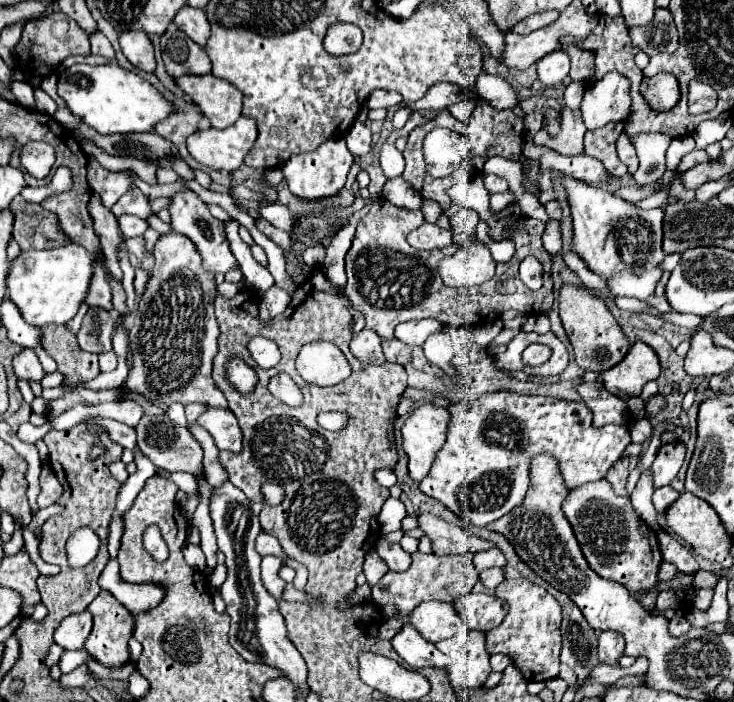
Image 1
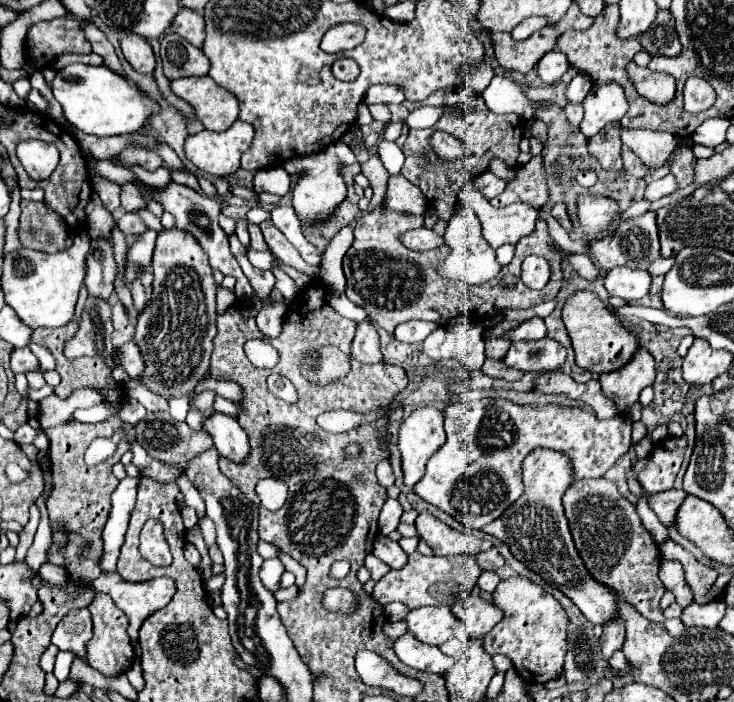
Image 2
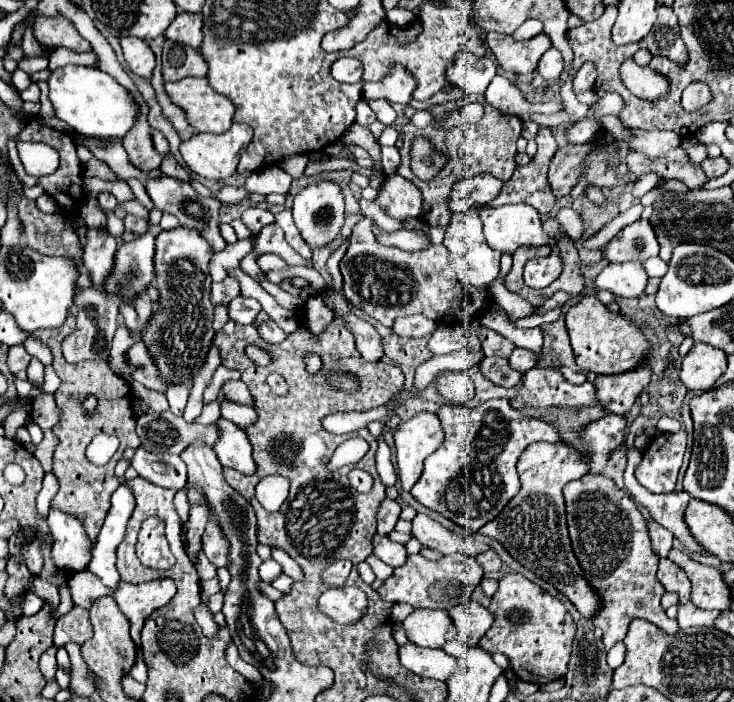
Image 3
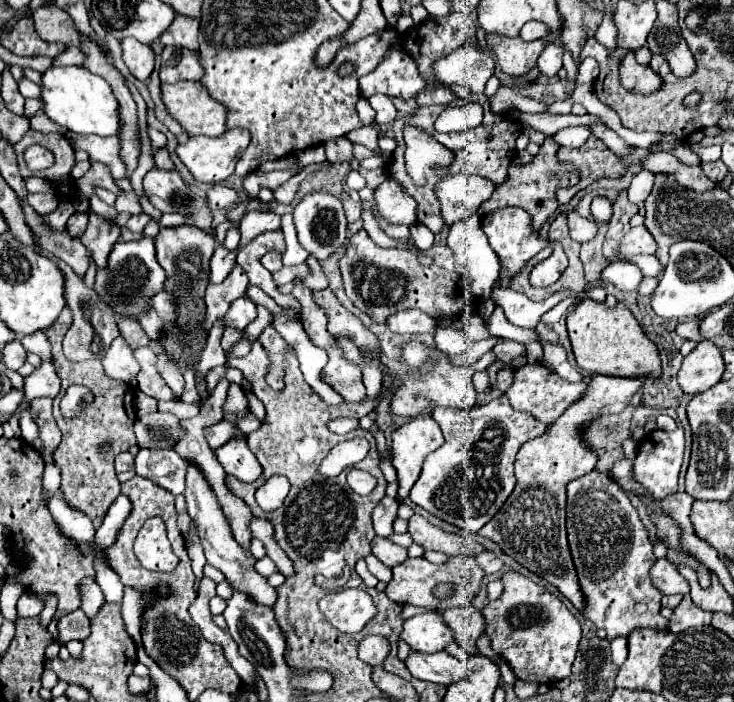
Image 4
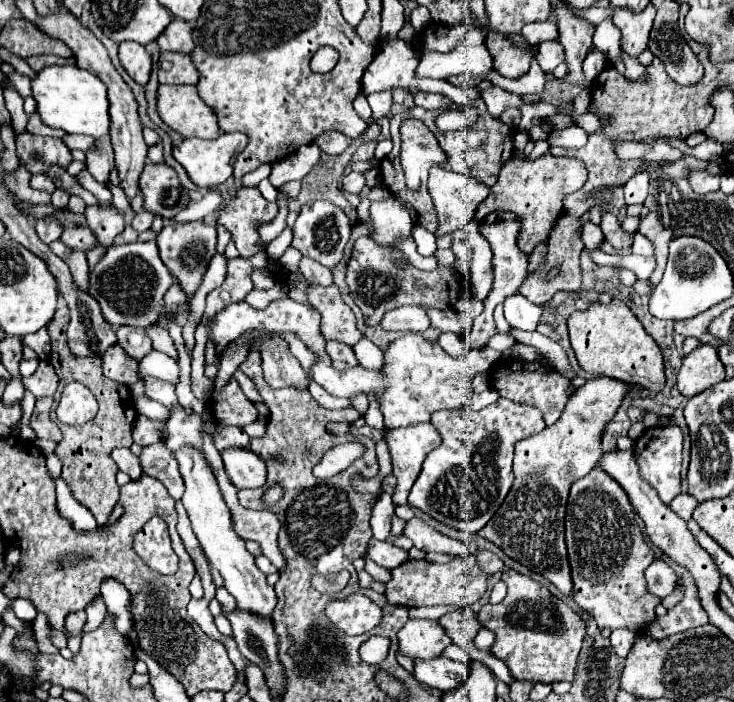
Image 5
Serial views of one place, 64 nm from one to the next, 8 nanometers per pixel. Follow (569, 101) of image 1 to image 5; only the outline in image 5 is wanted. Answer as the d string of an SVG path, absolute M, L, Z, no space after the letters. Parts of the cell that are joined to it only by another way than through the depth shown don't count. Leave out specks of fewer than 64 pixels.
M592 50L592 52L588 54L588 58L584 60L584 76L592 82L592 80L606 68L606 64L608 64L606 54L600 52L600 50Z

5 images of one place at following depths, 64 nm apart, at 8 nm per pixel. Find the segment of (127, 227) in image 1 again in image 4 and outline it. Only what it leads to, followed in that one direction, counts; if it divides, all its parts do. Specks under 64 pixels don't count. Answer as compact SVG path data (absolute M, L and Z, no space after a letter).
M142 212L142 214L136 214L136 216L132 216L130 220L128 220L128 228L132 230L132 232L136 232L136 234L142 234L142 230L144 230L144 226L150 222L152 218L146 214L146 212Z

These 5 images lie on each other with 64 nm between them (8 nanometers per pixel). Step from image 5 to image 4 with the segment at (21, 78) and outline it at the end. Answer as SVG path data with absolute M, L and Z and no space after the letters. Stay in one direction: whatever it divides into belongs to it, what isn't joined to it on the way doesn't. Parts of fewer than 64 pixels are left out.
M22 78L22 80L18 82L18 88L20 88L20 94L22 94L24 98L38 98L38 94L40 94L38 84L30 82L28 78Z

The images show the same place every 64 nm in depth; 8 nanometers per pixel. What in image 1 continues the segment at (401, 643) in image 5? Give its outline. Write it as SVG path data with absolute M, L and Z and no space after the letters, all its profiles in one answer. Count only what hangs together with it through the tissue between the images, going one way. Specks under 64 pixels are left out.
M422 602L410 612L408 618L420 636L432 644L454 636L462 626L460 616L448 602Z

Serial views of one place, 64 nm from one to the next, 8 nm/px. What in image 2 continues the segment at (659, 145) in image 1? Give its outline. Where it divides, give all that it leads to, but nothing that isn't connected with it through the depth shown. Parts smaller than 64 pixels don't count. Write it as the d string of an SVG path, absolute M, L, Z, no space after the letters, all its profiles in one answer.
M620 126L620 140L628 146L636 156L642 158L650 172L660 168L666 158L680 146L680 138L670 132L654 132L654 130L630 130Z

